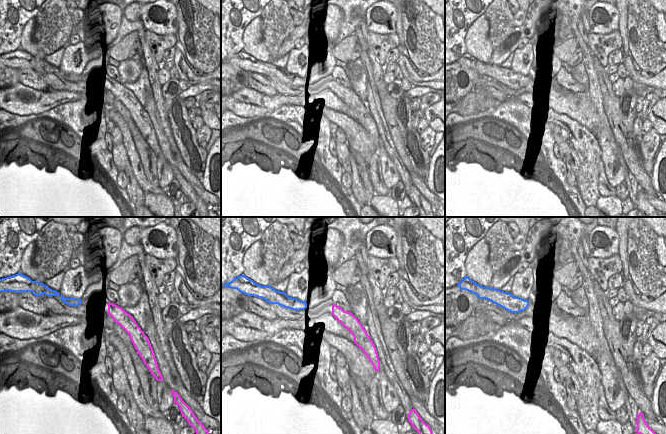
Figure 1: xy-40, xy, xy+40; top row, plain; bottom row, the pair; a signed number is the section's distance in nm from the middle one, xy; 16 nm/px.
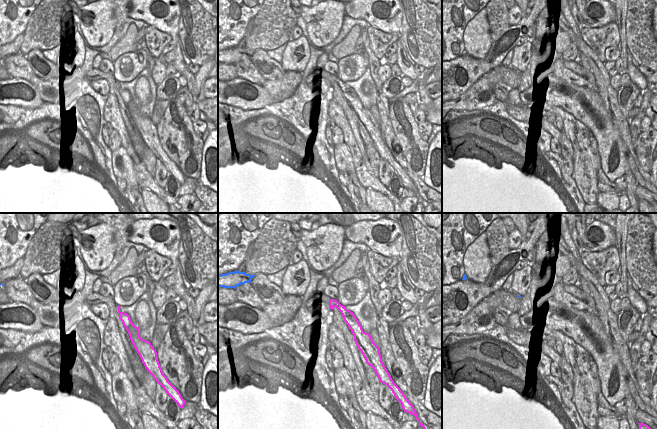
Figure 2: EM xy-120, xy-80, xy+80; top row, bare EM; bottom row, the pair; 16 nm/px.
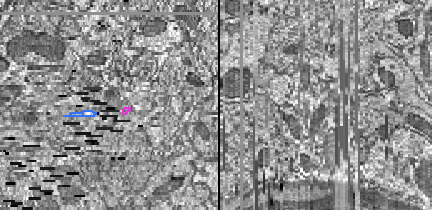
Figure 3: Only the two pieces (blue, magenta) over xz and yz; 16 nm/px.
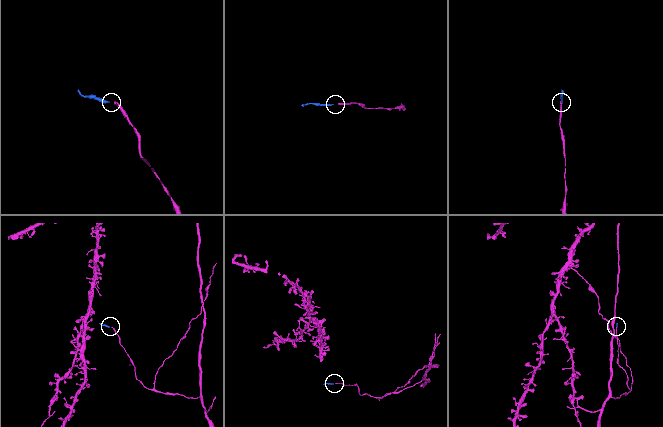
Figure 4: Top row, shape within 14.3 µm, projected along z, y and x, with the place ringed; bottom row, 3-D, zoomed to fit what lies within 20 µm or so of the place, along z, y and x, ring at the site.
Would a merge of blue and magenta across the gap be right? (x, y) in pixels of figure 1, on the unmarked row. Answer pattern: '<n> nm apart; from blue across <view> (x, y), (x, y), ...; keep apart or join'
420 nm apart; from blue across xy (306, 81), (332, 81); join

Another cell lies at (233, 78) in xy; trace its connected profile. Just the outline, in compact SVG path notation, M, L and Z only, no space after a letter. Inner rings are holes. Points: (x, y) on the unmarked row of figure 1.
M221 63L221 95L228 96L248 86L248 72L237 65Z

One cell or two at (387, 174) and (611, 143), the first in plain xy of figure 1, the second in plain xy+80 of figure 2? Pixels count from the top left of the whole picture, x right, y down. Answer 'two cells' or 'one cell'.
one cell

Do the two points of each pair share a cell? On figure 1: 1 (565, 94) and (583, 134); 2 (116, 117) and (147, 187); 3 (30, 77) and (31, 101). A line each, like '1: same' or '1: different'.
1: different
2: same
3: different

